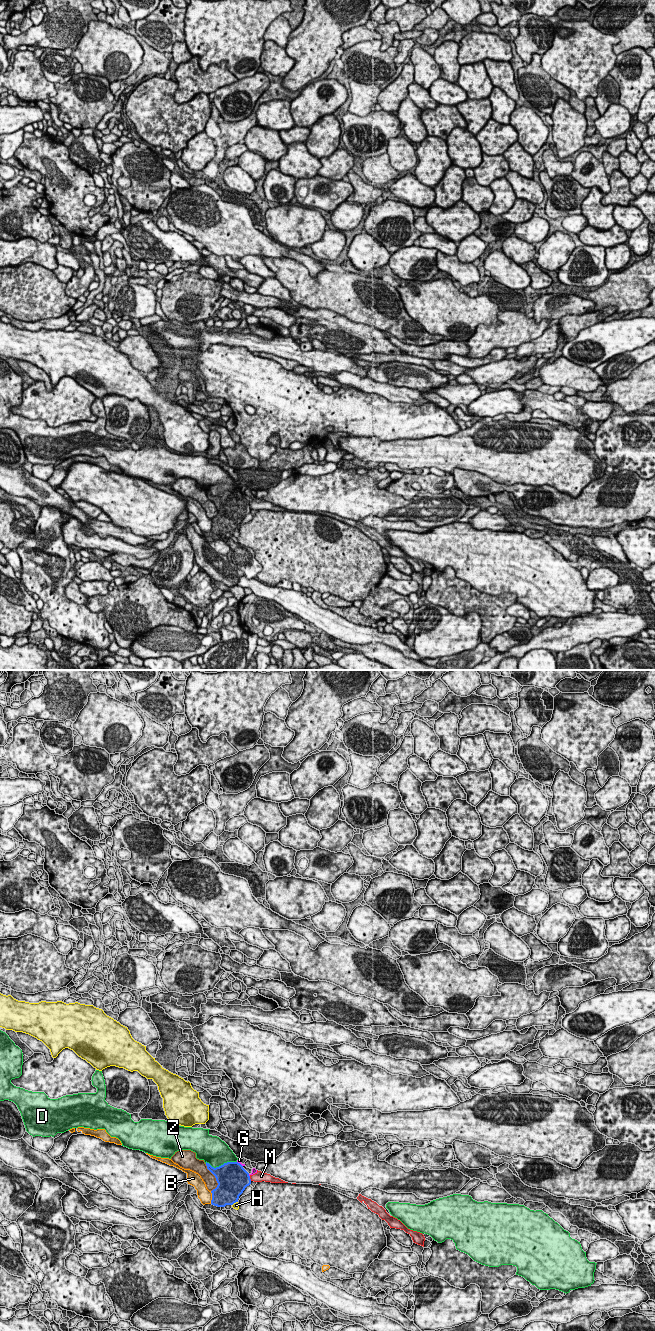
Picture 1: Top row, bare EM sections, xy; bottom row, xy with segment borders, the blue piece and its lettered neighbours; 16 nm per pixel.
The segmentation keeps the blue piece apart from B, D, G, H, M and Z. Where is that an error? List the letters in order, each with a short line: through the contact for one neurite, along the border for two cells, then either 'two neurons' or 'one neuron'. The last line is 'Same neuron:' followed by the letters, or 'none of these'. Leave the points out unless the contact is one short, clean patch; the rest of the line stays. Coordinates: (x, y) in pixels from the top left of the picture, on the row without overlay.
B: two neurons
D: two neurons
G: two neurons
H: two neurons
M: line xy (249, 504), (251, 508); two neurons
Z: two neurons
Same neuron: none of these

